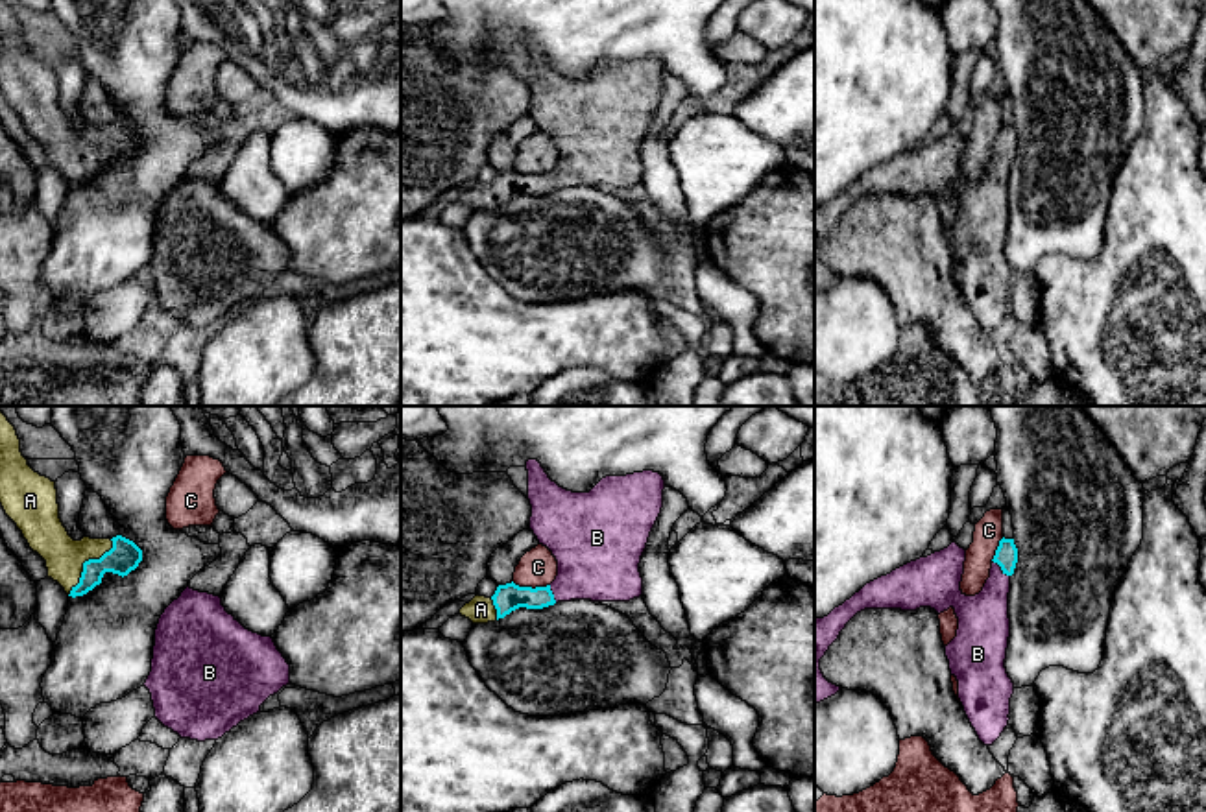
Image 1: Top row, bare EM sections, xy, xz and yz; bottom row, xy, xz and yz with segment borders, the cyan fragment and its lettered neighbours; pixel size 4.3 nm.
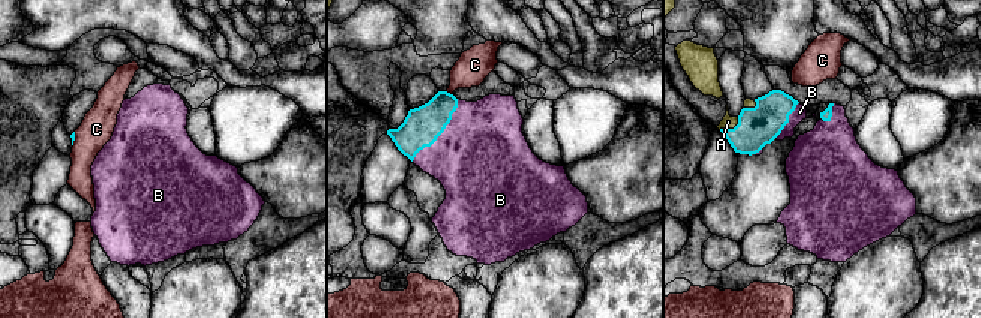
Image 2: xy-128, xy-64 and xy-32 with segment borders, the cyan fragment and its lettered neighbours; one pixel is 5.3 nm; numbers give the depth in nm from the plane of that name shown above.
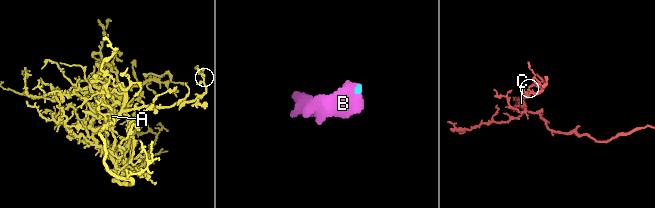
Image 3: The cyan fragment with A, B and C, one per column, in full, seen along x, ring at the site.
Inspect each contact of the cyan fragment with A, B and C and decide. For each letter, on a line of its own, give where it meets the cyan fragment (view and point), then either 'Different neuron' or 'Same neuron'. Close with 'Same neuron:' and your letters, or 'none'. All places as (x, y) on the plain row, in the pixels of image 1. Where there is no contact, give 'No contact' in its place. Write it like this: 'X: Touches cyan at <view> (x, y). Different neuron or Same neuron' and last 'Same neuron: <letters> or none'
A: Touches cyan at xy (85, 148). Same neuron
B: Touches cyan at yz (1001, 155). Same neuron
C: Touches cyan at xz (530, 174). Different neuron
Same neuron: A, B

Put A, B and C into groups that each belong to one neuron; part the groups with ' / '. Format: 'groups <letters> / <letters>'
groups A B / C

